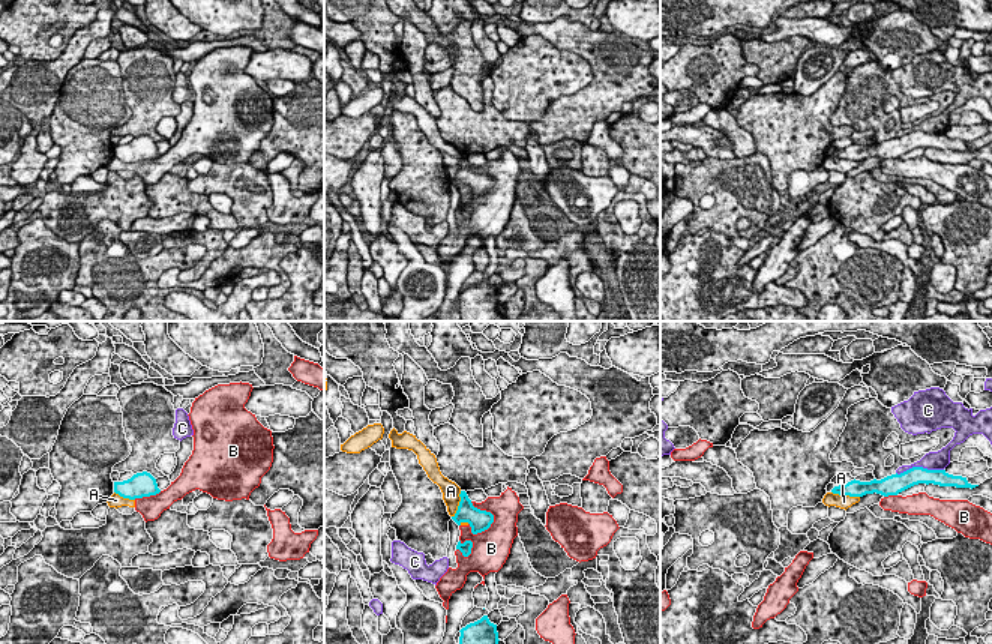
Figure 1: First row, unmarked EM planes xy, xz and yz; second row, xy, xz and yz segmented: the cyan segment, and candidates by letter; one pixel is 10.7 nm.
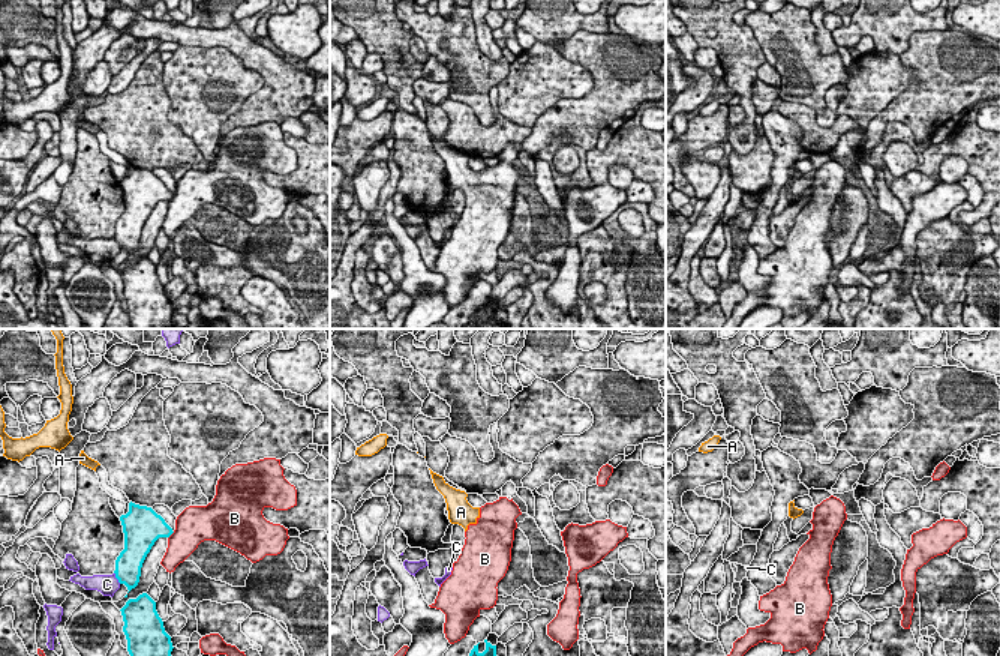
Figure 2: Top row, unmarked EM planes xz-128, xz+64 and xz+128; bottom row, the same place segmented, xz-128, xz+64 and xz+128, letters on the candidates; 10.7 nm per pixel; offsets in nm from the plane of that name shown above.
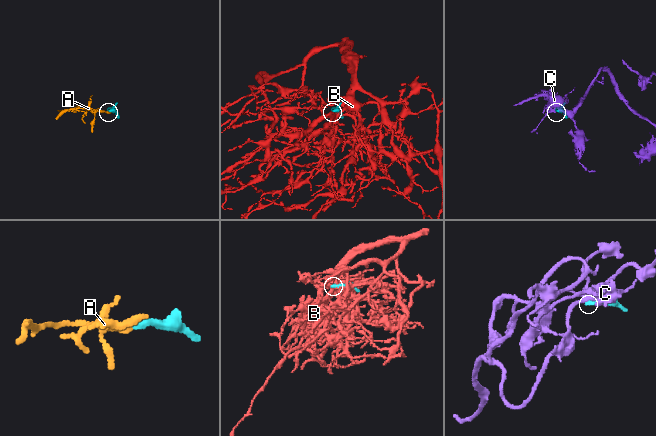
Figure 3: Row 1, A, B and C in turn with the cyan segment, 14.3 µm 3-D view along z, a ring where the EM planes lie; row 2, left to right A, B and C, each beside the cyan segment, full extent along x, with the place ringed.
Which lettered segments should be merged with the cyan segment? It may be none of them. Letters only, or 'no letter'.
no letter

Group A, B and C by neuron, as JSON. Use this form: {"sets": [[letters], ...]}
{"sets": [["A", "B"], ["C"]]}

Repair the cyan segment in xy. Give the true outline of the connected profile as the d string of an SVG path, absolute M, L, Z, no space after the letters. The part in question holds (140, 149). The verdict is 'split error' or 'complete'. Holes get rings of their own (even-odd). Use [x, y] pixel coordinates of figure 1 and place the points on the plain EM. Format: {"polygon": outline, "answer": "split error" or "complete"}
{"polygon": "M137 137L123 146L114 146L114 156L123 162L135 164L143 161L156 159L161 156L156 143L147 137Z", "answer": "complete"}

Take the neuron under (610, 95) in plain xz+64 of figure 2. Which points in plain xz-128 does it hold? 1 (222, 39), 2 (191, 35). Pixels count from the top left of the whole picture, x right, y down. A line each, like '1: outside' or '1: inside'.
1: inside
2: inside

